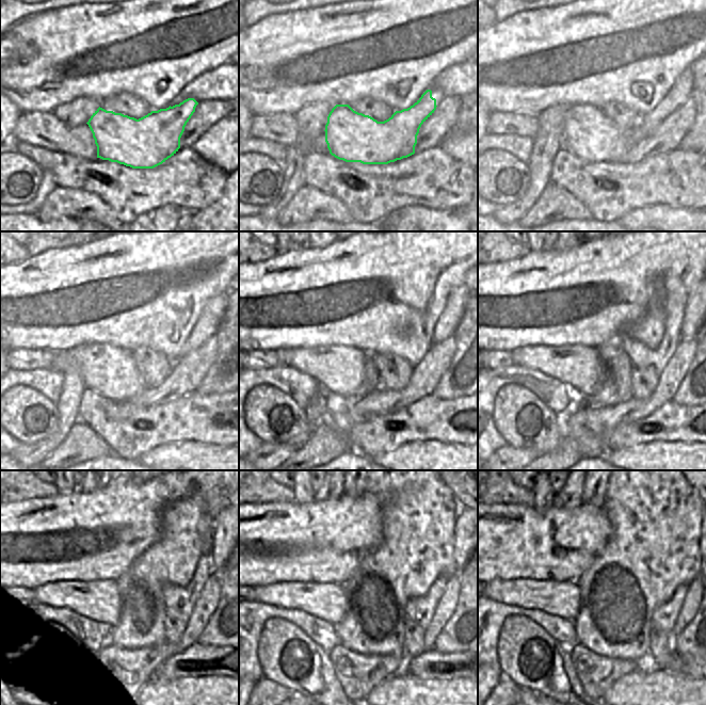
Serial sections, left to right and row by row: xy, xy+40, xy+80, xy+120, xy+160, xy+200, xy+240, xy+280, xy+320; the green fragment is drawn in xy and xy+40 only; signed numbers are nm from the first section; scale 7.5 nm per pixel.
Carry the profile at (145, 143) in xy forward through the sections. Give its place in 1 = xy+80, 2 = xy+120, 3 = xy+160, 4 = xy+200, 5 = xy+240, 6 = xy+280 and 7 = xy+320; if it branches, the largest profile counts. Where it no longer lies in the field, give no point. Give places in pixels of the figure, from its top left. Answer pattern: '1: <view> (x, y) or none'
1: xy+80 (589, 133)
2: xy+120 (110, 371)
3: xy+160 (342, 371)
4: xy+200 (579, 367)
5: xy+240 (96, 603)
6: xy+280 (327, 601)
7: xy+320 (563, 599)

